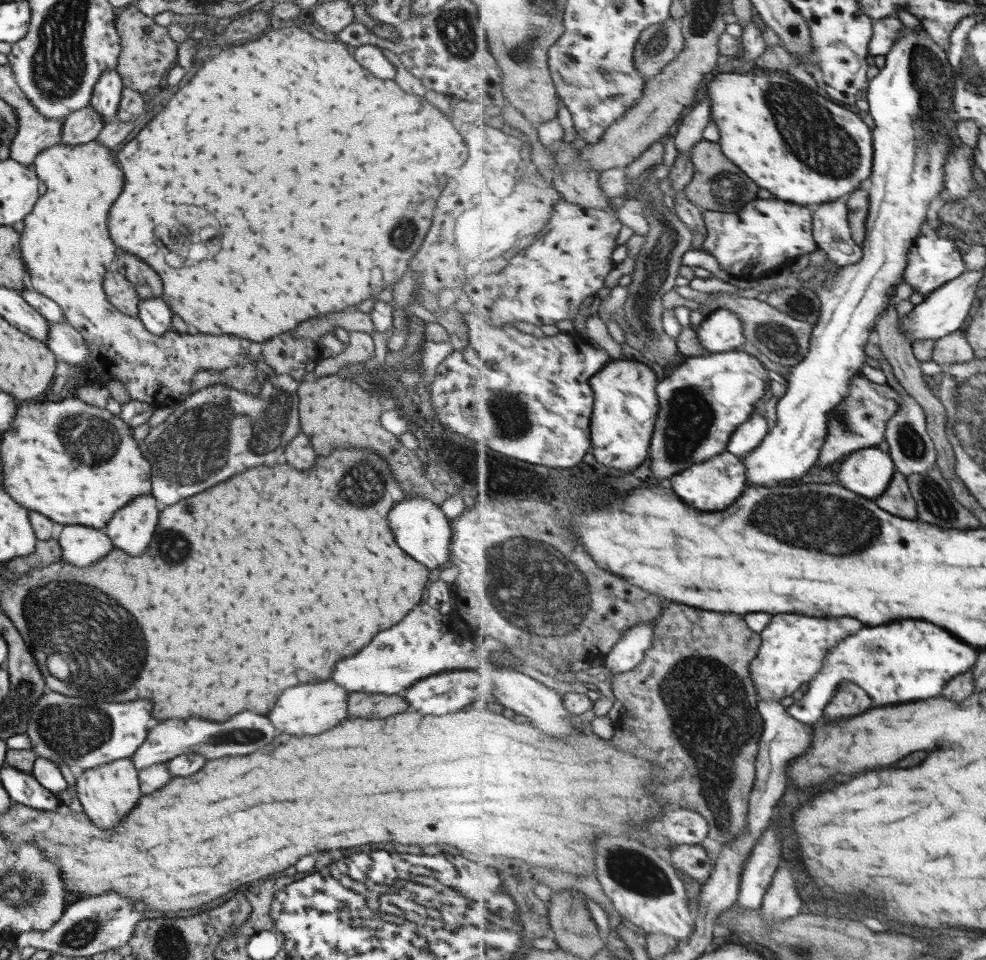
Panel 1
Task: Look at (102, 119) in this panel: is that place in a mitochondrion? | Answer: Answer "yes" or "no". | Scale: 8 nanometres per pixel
no

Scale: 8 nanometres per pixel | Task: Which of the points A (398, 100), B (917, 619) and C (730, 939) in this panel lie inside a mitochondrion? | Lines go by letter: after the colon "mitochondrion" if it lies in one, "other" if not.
A: other
B: other
C: other

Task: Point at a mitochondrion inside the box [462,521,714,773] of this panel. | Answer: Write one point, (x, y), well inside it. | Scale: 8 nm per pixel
(536, 590)

